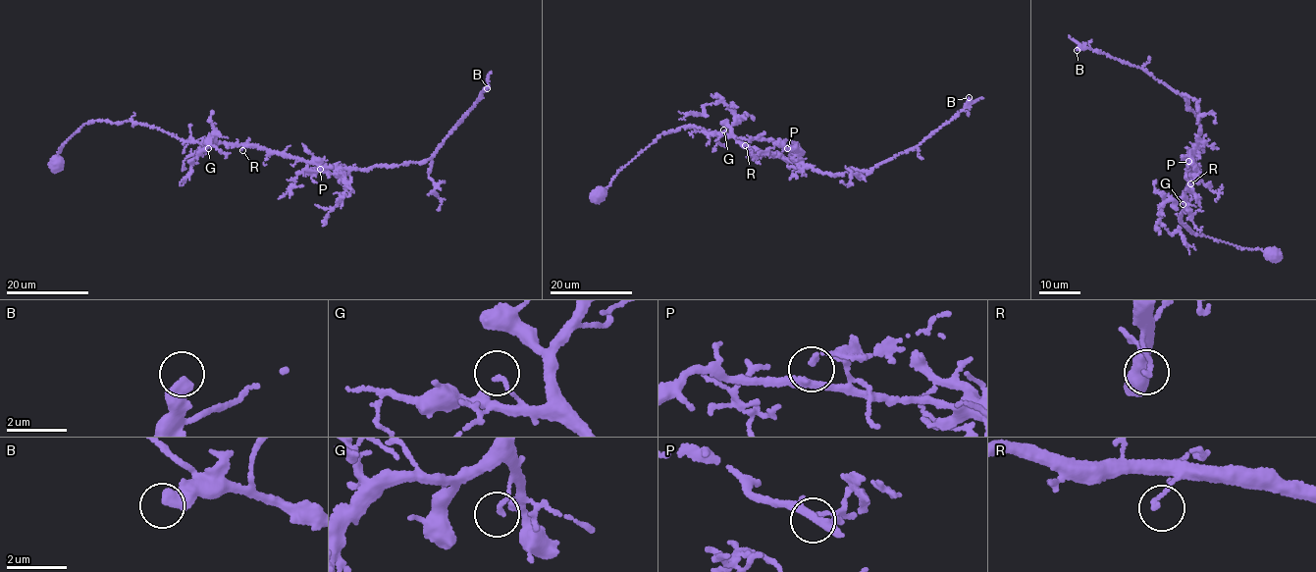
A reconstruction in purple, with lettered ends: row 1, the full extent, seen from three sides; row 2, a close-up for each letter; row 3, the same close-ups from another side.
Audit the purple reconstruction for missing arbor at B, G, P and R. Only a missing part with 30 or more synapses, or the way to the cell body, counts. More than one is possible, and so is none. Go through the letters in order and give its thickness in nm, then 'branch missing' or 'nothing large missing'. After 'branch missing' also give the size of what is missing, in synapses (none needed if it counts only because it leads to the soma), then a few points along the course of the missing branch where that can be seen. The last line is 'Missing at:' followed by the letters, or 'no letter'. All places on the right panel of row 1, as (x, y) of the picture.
B: calibre 420 nm; branch missing; 50 synapses; course (1077, 50), (1055, 41), (1057, 74)
G: calibre 130 nm; nothing large missing
P: calibre 140 nm; nothing large missing
R: calibre 120 nm; nothing large missing
Missing at: B

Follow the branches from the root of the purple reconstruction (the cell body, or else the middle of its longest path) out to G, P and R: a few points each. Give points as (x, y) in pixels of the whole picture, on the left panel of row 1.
G: (58, 165), (64, 143), (84, 124), (97, 120), (147, 124), (208, 148)
P: (58, 165), (64, 143), (84, 124), (100, 120), (147, 124), (204, 144), (257, 145), (341, 174), (320, 169)
R: (58, 165), (64, 143), (84, 124), (100, 120), (147, 124), (185, 140), (242, 145), (242, 150)

